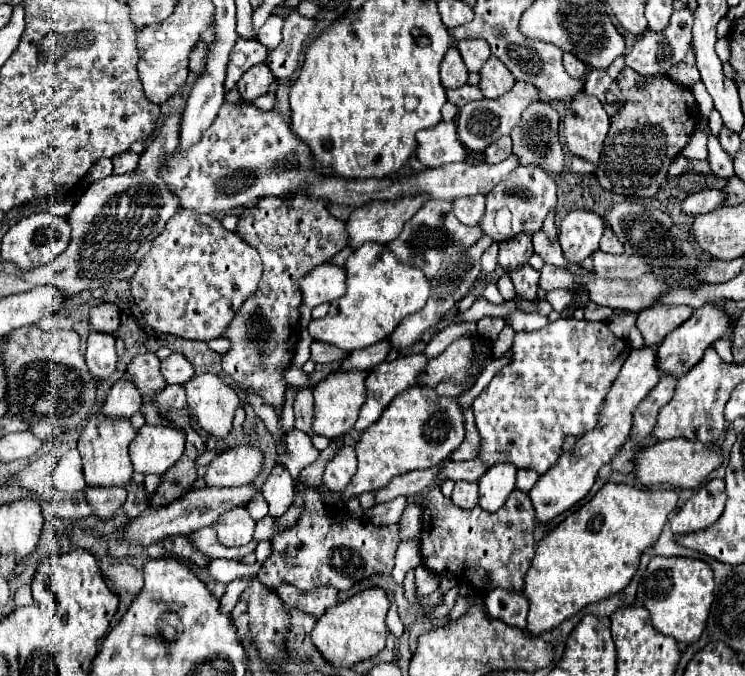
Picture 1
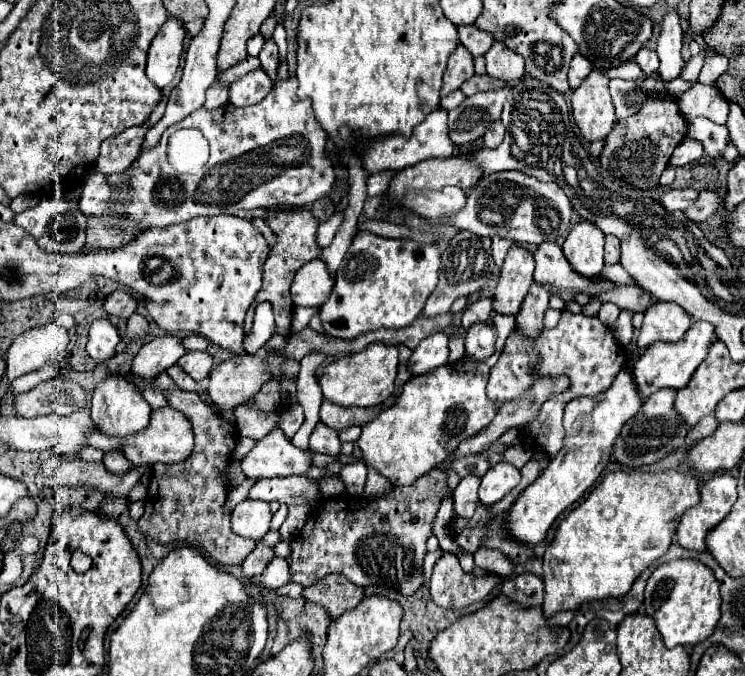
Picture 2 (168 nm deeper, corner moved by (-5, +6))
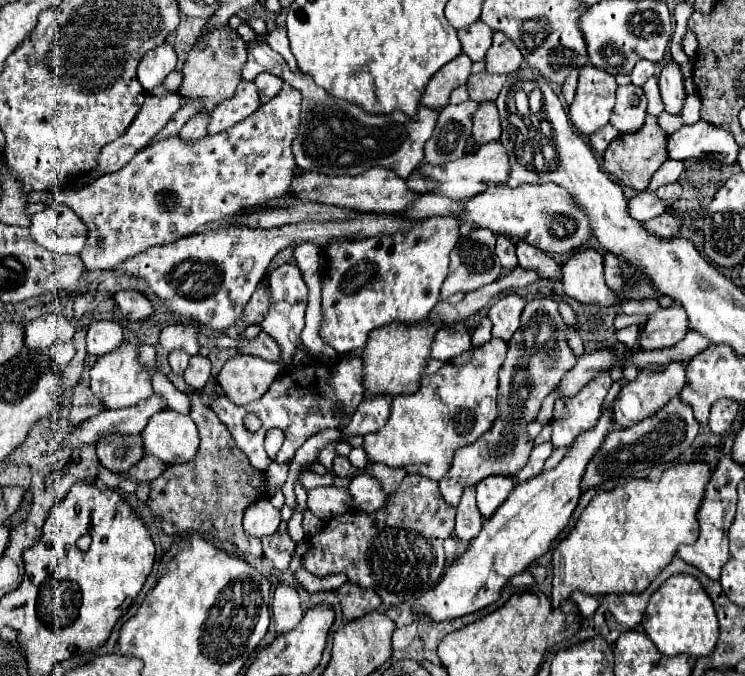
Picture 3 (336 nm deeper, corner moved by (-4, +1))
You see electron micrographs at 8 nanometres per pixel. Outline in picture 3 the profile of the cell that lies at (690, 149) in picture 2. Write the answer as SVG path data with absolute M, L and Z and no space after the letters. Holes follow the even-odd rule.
M668 160L668 162L664 162L664 166L660 166L660 170L654 174L648 190L656 192L662 184L676 182L682 170L684 170L684 162L680 162L680 160Z

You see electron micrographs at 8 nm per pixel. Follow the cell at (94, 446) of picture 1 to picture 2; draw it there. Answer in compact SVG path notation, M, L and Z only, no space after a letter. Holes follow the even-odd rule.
M113 373L107 379L103 379L91 397L91 419L95 427L103 435L115 435L115 437L129 437L133 433L143 431L149 425L149 415L151 415L151 405L143 399L139 387L129 379L129 375L123 373Z

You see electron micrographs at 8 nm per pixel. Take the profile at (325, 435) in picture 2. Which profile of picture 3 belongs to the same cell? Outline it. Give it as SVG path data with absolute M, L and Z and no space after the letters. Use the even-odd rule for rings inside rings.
M336 454L336 458L334 458L334 472L340 476L340 478L344 478L344 476L354 476L354 468L352 468L352 464L350 464L350 460L346 458L346 456L340 456L340 454Z

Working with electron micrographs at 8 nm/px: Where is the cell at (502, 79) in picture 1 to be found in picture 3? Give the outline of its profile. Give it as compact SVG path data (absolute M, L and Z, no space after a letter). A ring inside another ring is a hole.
M494 32L494 42L486 52L486 70L490 74L512 74L522 66L522 54L516 46L500 32Z

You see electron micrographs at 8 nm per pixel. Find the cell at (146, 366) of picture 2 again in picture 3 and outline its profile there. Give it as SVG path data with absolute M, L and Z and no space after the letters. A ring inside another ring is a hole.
M174 324L160 332L160 346L164 348L166 354L184 348L190 356L194 356L198 354L196 338L198 338L198 330L194 324Z

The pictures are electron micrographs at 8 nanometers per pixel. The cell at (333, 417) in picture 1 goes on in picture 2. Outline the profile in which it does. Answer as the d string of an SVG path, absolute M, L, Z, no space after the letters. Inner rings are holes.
M375 341L367 345L363 351L343 355L329 365L323 367L319 377L319 385L323 389L323 397L333 401L339 407L375 407L383 403L395 389L397 377L397 345L387 345L383 341Z

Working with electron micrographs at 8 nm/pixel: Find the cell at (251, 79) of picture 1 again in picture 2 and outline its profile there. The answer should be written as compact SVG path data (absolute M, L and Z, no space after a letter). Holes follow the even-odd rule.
M255 69L229 87L227 103L231 103L233 107L255 105L255 103L263 101L271 89L273 89L273 83L267 77L267 73L263 69Z

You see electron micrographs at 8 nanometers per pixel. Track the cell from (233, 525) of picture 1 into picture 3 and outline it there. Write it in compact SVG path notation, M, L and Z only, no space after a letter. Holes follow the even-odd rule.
M260 498L252 506L248 506L242 518L244 530L256 538L274 534L278 524L280 524L280 510L276 510L268 498Z

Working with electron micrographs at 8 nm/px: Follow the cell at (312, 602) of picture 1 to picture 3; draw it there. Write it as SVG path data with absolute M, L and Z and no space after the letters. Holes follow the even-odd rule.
M352 582L342 584L336 590L336 598L340 600L344 620L360 618L366 612L372 612L372 610L376 610L380 606L380 596L374 590L360 588L360 586L352 584Z

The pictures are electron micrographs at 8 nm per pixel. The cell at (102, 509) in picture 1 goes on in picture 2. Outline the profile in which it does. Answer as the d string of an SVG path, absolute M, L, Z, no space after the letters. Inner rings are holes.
M117 449L107 451L105 457L103 457L103 463L105 463L107 471L111 471L111 473L125 473L125 471L131 469L129 459L123 453L117 453Z

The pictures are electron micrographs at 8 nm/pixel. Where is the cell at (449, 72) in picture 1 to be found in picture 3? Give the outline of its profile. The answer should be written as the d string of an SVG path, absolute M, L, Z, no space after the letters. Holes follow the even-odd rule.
M460 54L456 56L456 60L448 62L444 68L440 68L432 82L426 86L424 94L422 94L422 104L428 106L428 108L444 108L448 104L448 98L450 98L450 92L456 88L456 86L464 86L468 76L472 74L472 60L466 56L466 54Z

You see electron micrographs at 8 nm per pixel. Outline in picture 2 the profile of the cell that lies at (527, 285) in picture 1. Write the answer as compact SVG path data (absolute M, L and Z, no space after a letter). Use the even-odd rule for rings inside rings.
M533 283L519 315L515 317L515 329L521 329L521 333L541 333L545 311L549 309L549 291L547 287Z

